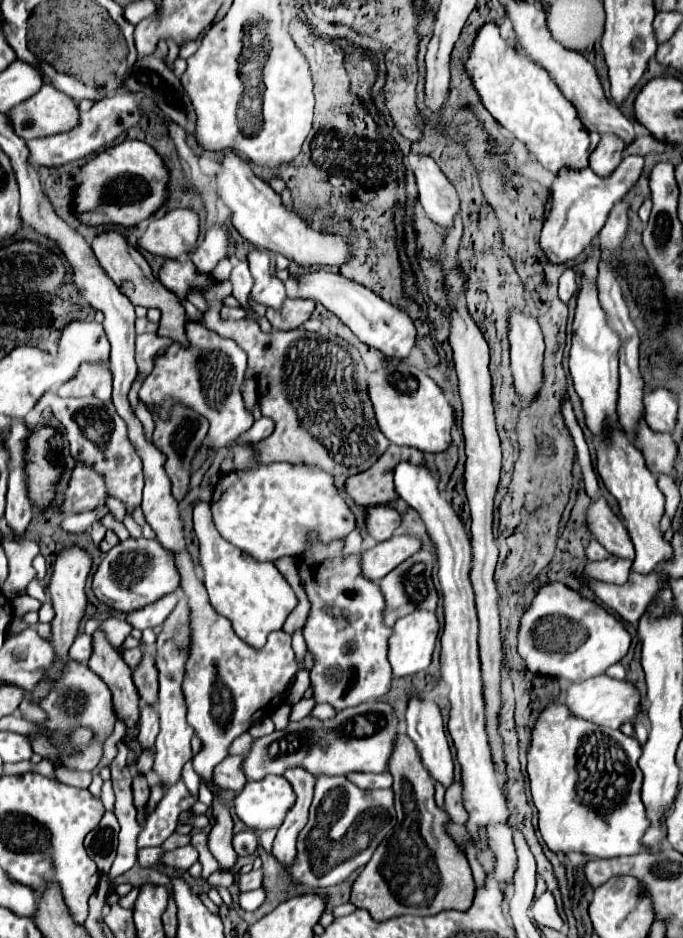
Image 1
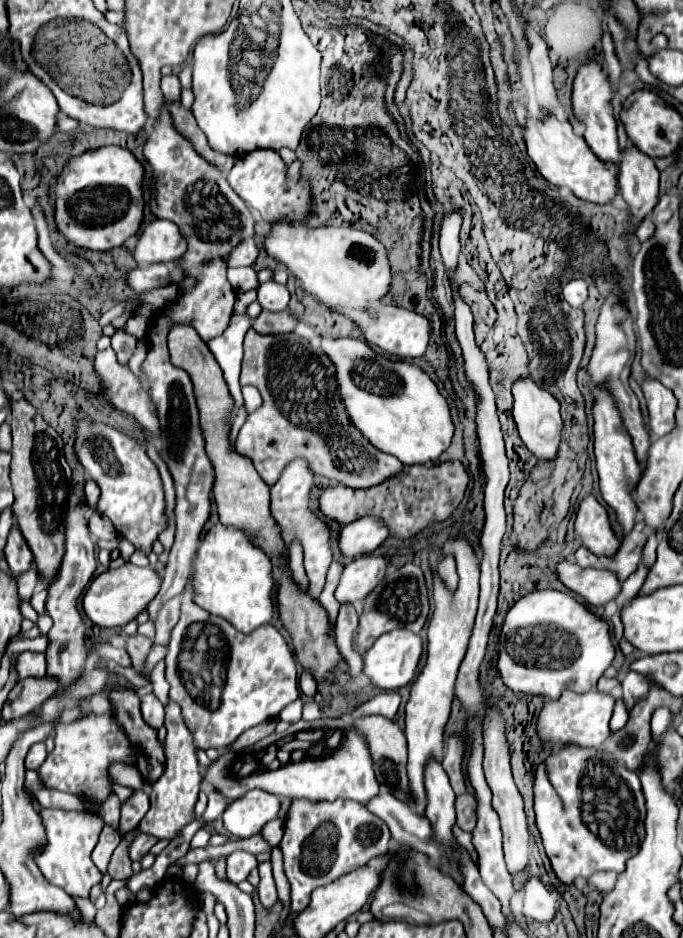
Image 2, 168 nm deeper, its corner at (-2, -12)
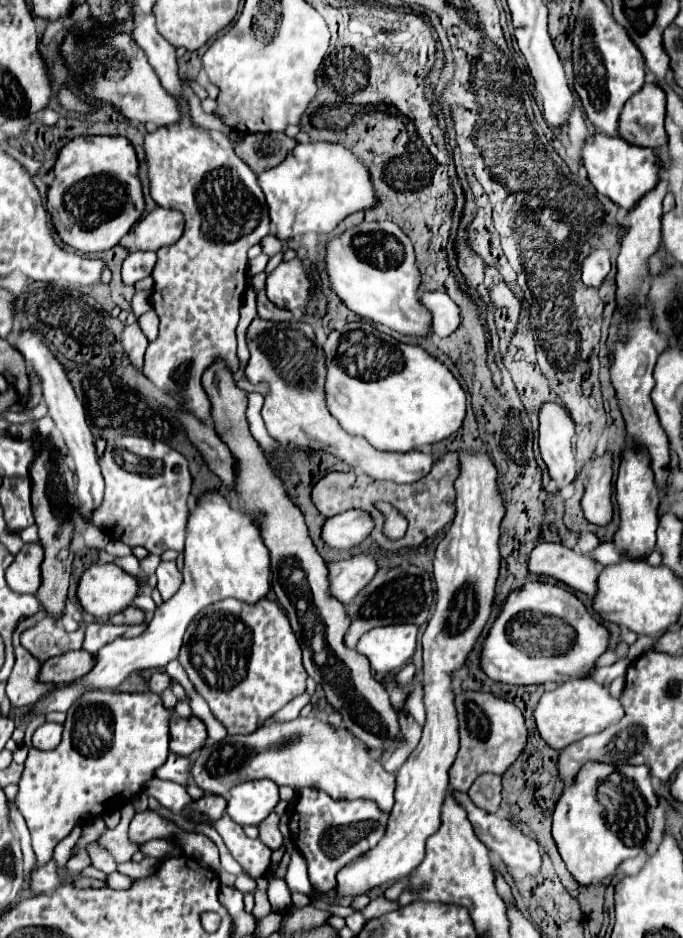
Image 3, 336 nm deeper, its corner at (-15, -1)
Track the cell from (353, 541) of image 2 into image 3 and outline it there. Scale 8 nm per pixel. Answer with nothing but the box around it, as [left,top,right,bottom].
[322,511,372,549]

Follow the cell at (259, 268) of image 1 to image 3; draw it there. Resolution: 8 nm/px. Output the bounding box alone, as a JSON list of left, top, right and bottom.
[266,257,310,309]

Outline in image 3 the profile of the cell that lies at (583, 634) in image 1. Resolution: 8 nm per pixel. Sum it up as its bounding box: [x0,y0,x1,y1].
[480,581,608,685]

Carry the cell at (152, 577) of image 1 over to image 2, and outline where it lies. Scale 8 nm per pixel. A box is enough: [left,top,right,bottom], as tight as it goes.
[83,562,163,628]

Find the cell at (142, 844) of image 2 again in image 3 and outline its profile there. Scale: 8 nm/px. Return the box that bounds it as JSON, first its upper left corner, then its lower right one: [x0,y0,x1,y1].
[96,803,138,863]

